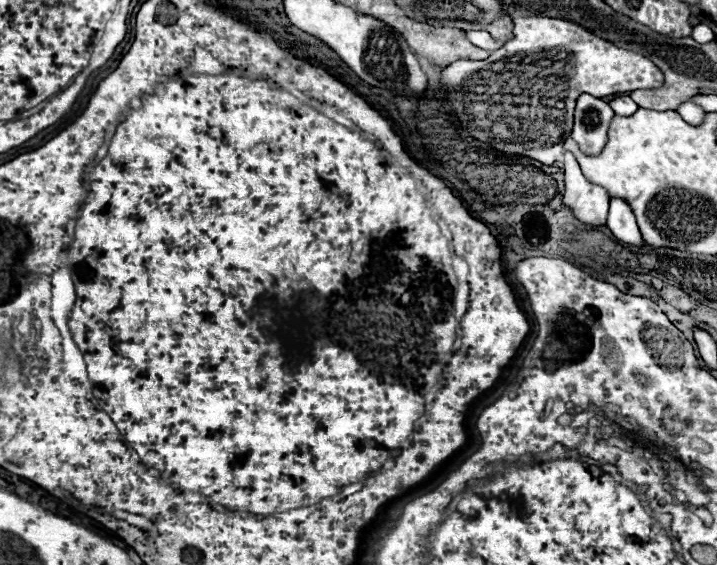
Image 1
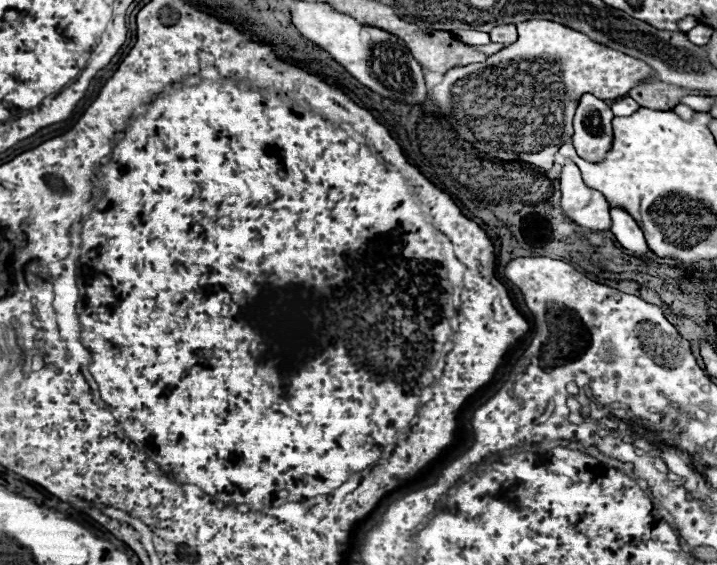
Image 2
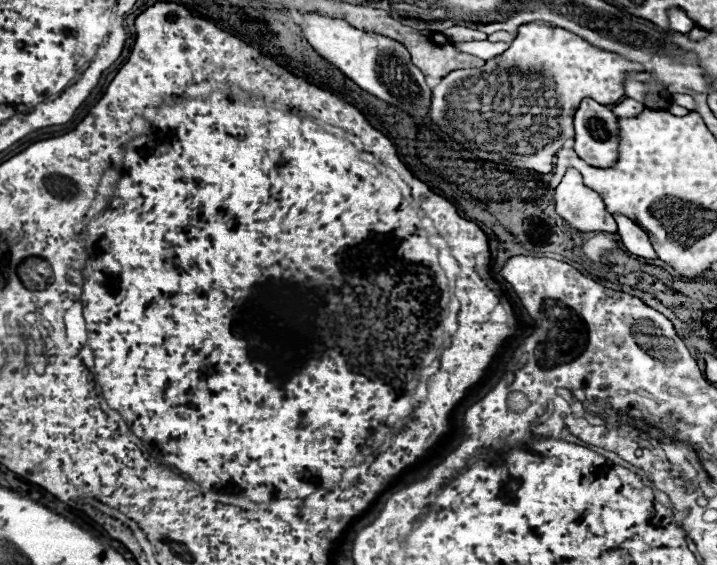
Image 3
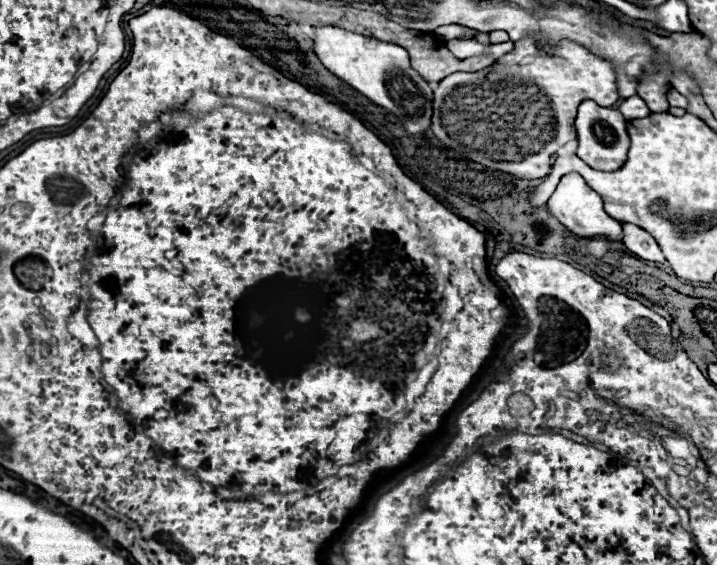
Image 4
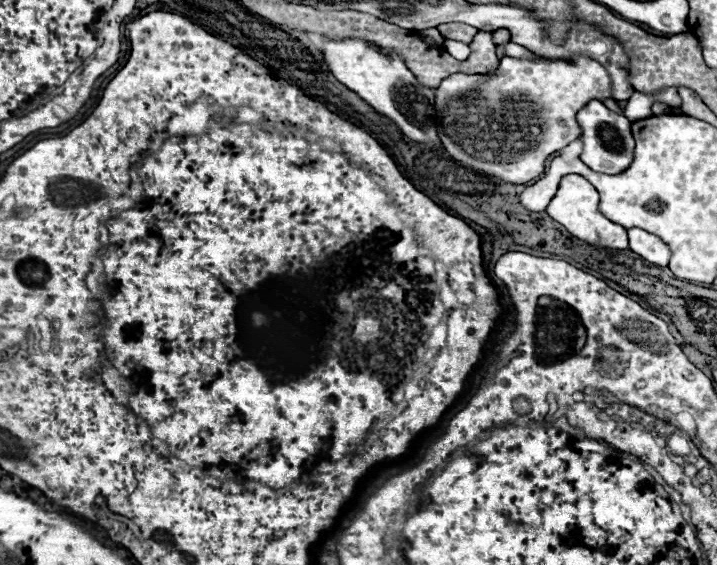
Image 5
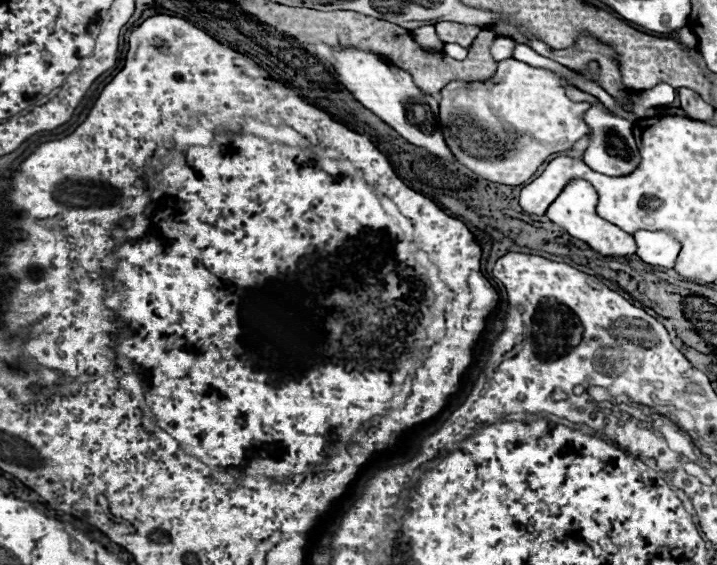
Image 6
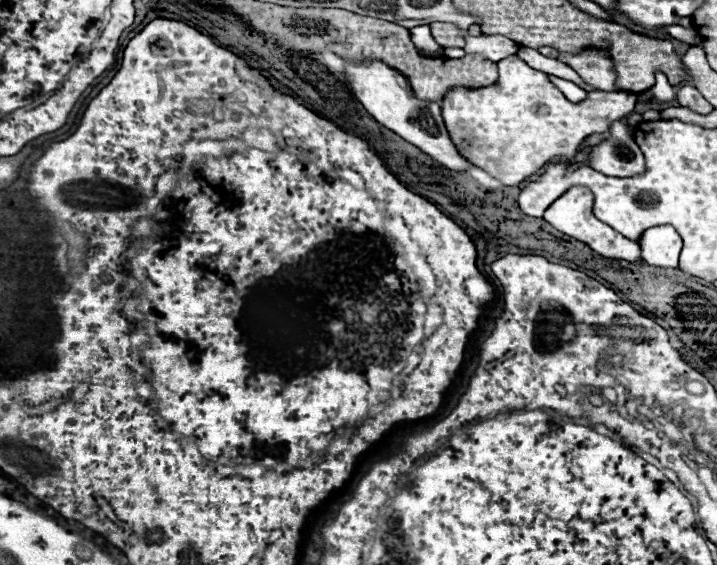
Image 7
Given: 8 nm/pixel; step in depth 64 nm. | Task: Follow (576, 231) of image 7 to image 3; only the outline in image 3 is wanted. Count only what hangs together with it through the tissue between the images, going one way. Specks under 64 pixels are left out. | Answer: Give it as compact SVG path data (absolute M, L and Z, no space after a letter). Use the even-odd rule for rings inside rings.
M576 168L566 170L560 186L556 188L554 200L556 200L556 212L572 228L582 230L582 232L616 232L616 222L612 218L612 214L606 210L606 204L604 204L602 196L582 184L582 174Z

